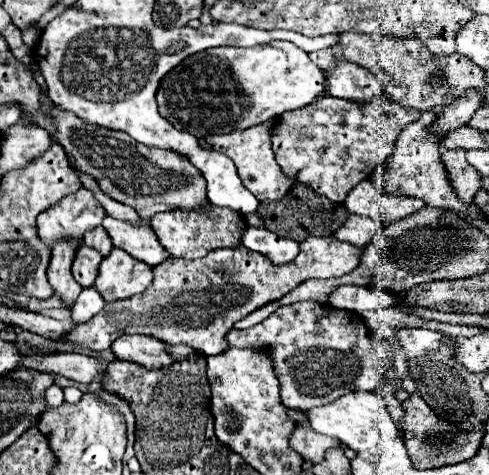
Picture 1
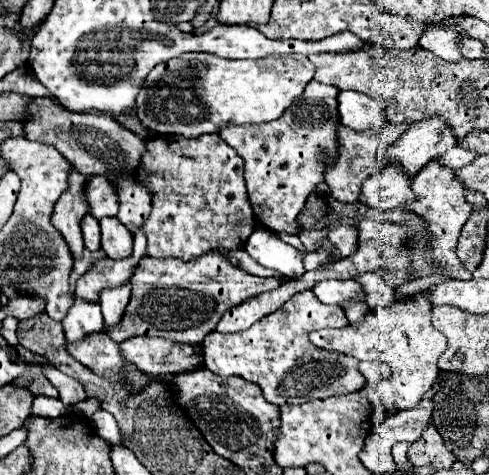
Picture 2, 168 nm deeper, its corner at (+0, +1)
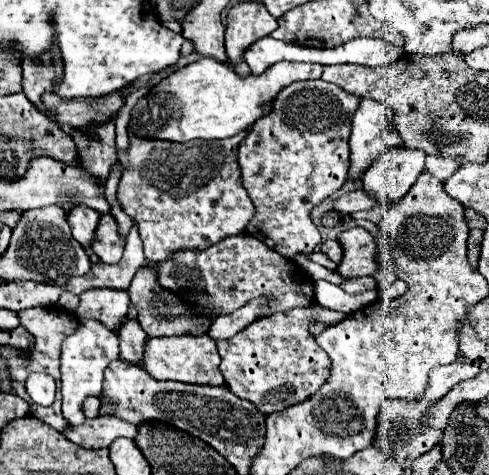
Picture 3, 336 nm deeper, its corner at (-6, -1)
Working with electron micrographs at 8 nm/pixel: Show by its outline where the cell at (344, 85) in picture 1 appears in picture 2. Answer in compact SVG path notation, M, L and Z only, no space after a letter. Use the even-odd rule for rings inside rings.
M352 90L340 92L338 110L342 116L340 122L356 132L368 128L382 128L386 124L382 104L360 92L352 92Z

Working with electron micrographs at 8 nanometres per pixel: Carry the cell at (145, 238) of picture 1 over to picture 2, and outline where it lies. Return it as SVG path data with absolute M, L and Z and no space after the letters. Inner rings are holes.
M102 218L100 220L100 248L112 260L120 260L130 256L132 252L132 234L124 230L124 224L118 218Z

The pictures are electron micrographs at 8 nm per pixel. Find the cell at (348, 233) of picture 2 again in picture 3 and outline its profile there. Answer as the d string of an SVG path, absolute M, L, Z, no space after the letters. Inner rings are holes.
M330 238L330 240L324 240L322 242L322 252L326 252L336 264L340 264L340 260L342 260L342 244L336 240L336 238Z

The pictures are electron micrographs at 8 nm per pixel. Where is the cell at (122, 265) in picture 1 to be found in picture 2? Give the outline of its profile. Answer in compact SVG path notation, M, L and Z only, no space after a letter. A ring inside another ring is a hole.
M130 284L118 286L118 288L106 288L100 294L100 306L104 314L104 328L110 330L110 326L118 324L124 316L126 304L130 300Z

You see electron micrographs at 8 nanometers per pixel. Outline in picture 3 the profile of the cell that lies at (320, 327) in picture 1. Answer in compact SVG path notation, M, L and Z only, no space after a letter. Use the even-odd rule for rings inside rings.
M310 304L302 308L290 308L256 320L250 328L238 332L230 340L218 340L218 354L222 358L220 372L224 382L240 398L250 400L262 414L272 414L288 406L300 404L314 396L330 376L330 358L310 334L312 324L334 326L346 318L344 312Z

